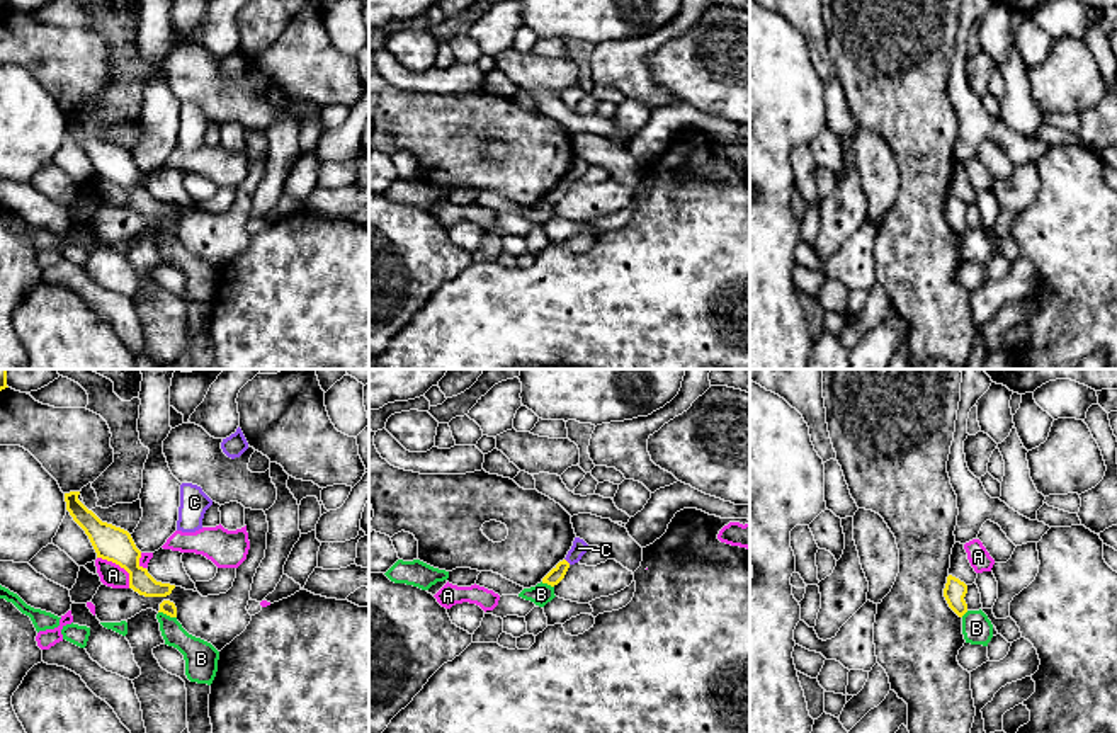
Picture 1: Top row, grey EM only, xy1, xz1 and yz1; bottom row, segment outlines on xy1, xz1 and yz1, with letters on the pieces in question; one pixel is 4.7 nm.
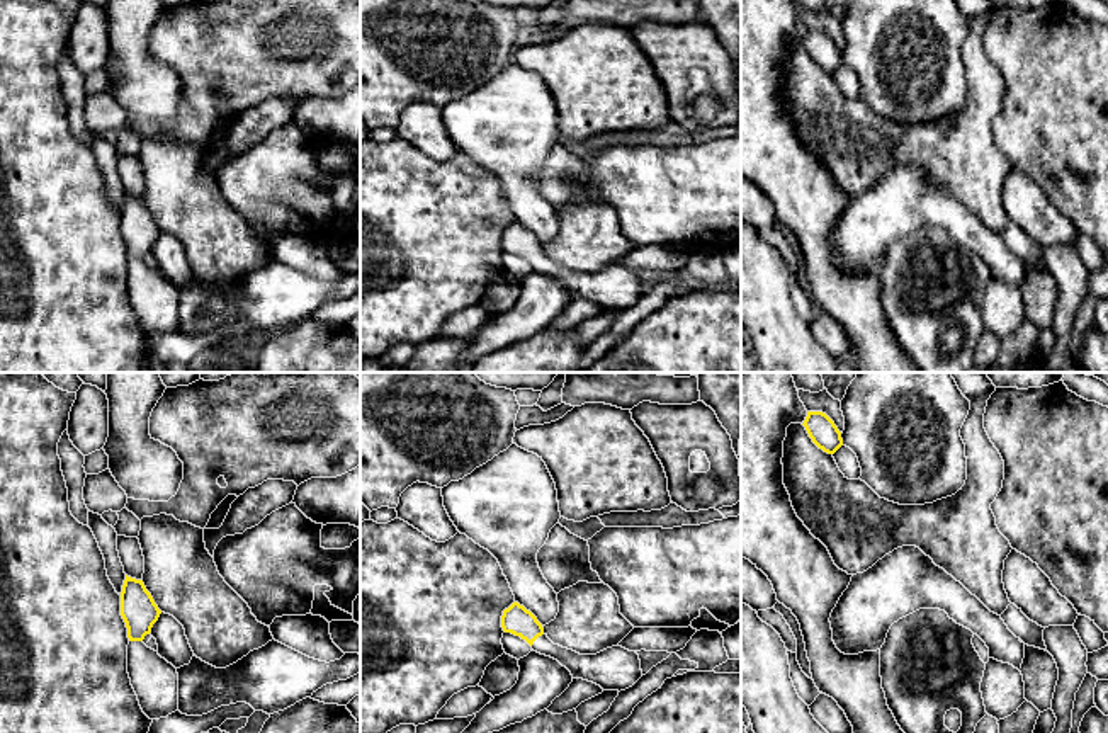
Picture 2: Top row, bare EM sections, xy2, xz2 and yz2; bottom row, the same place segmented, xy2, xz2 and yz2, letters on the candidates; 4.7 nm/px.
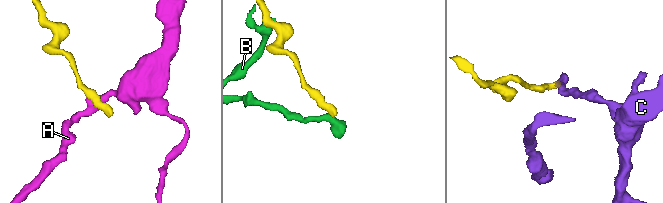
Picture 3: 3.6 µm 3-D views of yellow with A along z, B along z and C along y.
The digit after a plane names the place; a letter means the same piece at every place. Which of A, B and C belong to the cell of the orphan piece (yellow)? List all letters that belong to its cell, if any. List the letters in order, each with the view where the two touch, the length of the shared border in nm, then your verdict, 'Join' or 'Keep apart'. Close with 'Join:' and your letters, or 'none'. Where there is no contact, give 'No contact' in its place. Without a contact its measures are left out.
A: Touches yellow in xy1. Shared border 220 nm. Keep apart
B: Touches yellow in xy1. Shared border 90 nm. Keep apart
C: Touches yellow in xz1. Shared border 40 nm. Keep apart
Join: none

